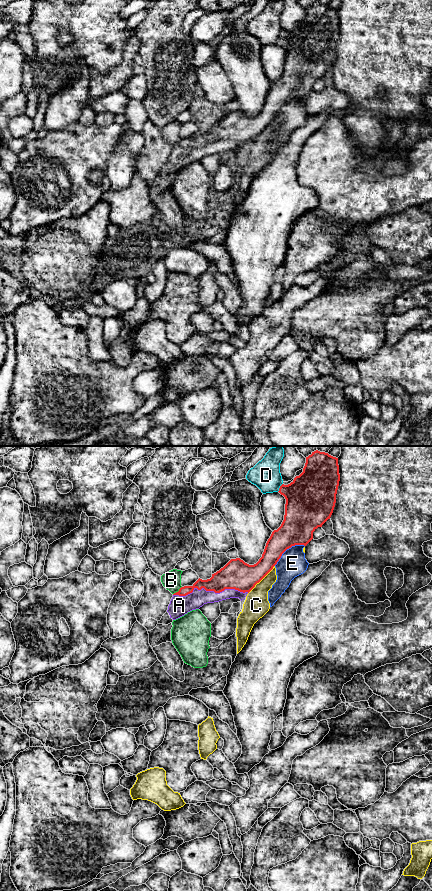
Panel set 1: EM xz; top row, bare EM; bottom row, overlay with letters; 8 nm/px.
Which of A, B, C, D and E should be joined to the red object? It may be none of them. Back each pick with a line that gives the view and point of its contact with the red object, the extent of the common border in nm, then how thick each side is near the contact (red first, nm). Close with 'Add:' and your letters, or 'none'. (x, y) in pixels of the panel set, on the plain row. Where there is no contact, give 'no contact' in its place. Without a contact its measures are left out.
A: xz (210, 142) | 600 nm | 240/140 nm
Add: A

